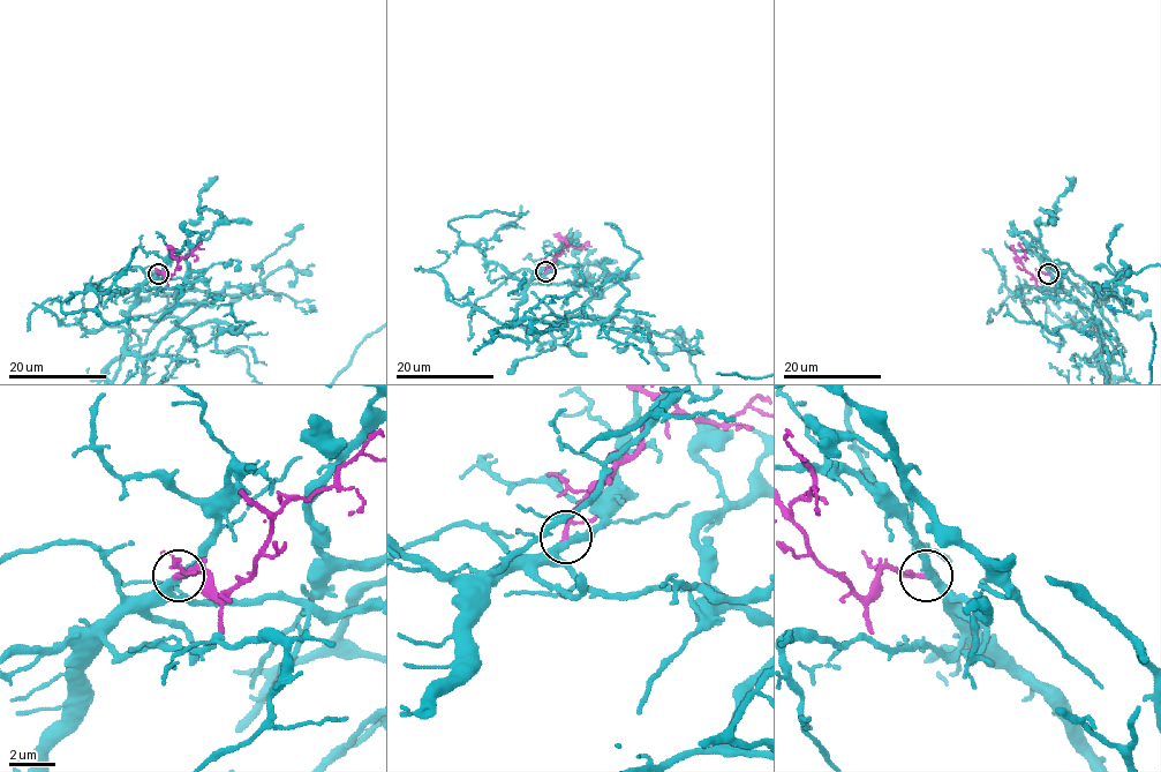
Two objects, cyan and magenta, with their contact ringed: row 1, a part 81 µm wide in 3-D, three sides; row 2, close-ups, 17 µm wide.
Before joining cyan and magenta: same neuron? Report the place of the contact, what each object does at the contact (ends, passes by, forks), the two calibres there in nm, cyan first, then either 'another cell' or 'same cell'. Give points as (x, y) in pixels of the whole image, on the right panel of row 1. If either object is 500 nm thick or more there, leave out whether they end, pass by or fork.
(1048, 274) | cyan passes by | magenta passes by | 360/170 nm | another cell

